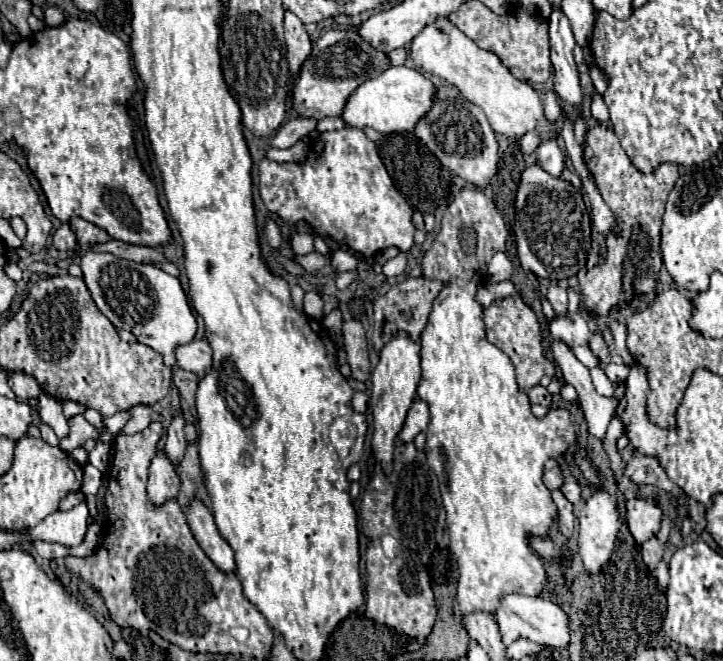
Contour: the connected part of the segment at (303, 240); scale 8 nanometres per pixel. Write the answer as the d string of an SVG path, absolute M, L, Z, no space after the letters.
M296 233L290 244L293 251L298 255L306 255L314 251L313 236L311 234Z

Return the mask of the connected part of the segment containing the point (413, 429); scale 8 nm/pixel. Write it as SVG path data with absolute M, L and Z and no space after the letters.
M414 400L412 406L410 406L410 410L408 410L404 428L402 428L402 432L400 432L398 436L400 436L400 440L404 440L404 442L412 442L416 434L426 432L426 426L428 426L428 424L430 424L430 410L428 410L426 402Z

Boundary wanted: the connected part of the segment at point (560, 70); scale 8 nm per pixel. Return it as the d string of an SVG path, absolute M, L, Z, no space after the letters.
M562 8L552 10L548 24L550 24L552 66L554 66L554 90L566 104L578 106L582 100L582 88L580 88L580 74L572 56L572 50L576 46L572 26Z

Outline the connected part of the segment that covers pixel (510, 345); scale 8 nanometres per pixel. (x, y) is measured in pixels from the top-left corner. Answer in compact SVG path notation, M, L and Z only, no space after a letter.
M510 296L492 302L484 310L484 324L486 324L486 338L498 346L502 352L510 356L510 360L516 366L516 380L522 392L528 392L532 386L540 384L540 378L544 374L554 376L556 366L546 358L546 352L542 348L542 332L540 324L536 320L536 314L522 302L520 296Z

